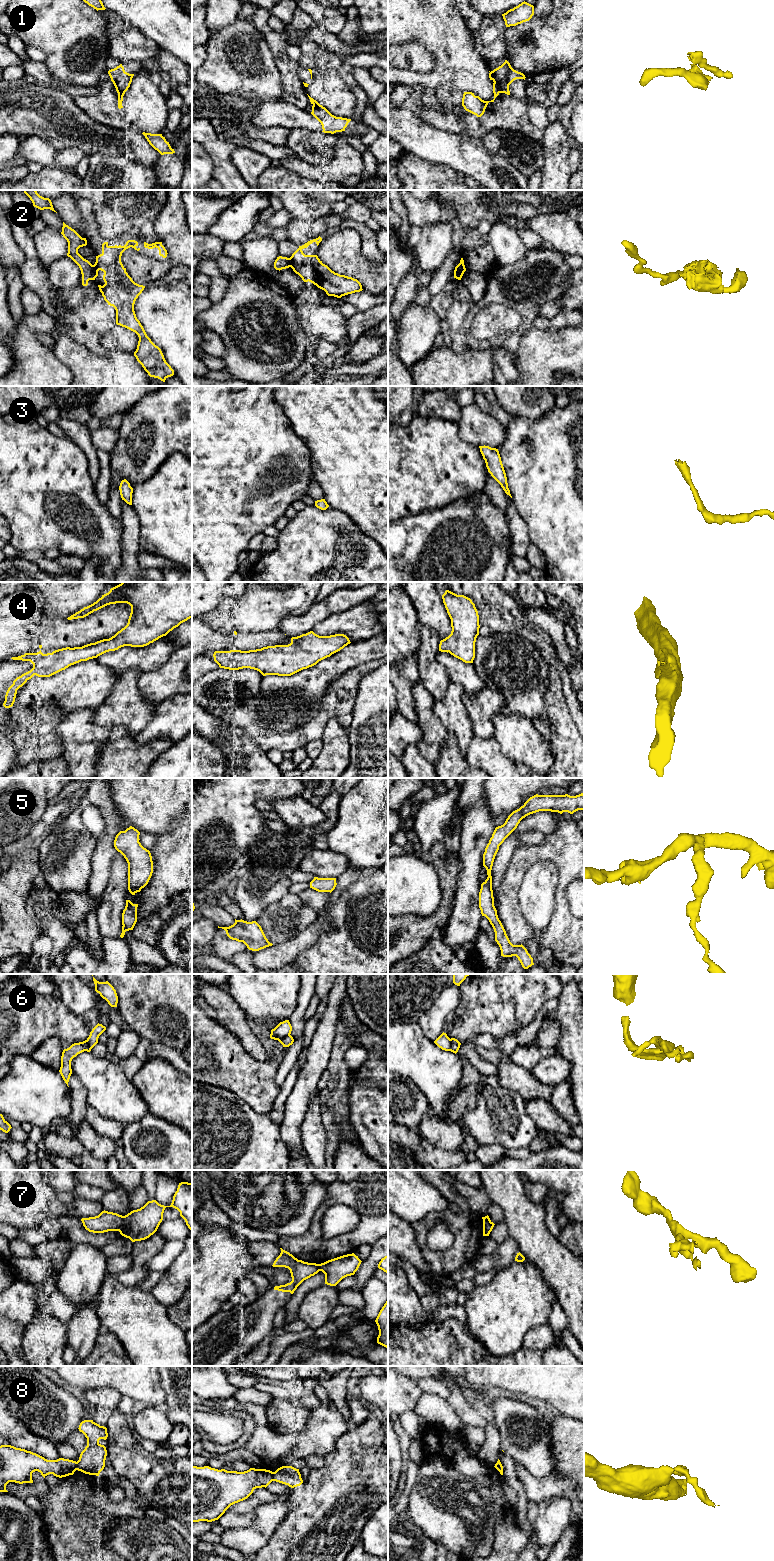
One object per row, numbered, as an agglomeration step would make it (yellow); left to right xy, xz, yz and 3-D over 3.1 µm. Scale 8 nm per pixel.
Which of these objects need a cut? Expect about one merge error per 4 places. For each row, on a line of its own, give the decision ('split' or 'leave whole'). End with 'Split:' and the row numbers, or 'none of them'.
1: split
2: split
3: leave whole
4: leave whole
5: leave whole
6: split
7: split
8: split
Split: 1, 2, 6, 7, 8

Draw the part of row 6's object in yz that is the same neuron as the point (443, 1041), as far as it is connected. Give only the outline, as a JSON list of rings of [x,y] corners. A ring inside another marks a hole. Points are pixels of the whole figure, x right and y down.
[[[444,1032],[434,1041],[434,1043],[442,1050],[451,1050],[451,1039]]]

